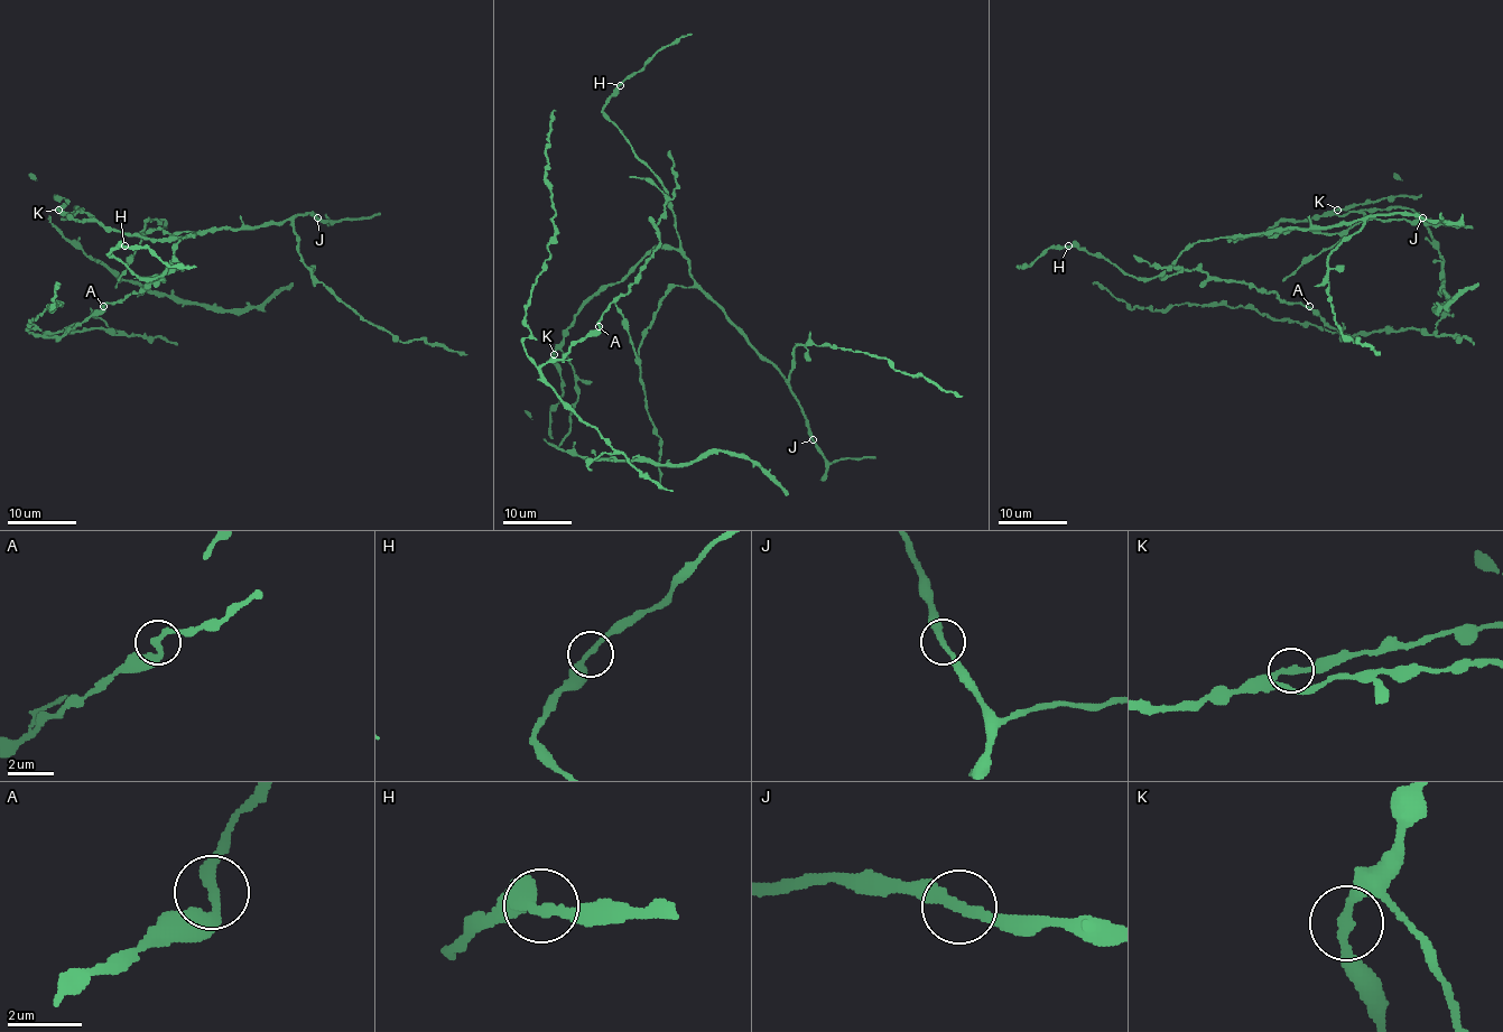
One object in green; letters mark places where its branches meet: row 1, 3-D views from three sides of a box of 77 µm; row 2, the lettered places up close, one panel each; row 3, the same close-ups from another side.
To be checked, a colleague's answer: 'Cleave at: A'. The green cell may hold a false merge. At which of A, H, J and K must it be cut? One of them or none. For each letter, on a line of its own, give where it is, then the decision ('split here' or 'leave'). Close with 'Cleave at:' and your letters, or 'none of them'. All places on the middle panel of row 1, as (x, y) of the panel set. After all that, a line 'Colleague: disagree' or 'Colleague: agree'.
A: at (599, 326); leave
H: at (620, 85); leave
J: at (813, 439); leave
K: at (554, 354); leave
Cleave at: none of them
Colleague: disagree

